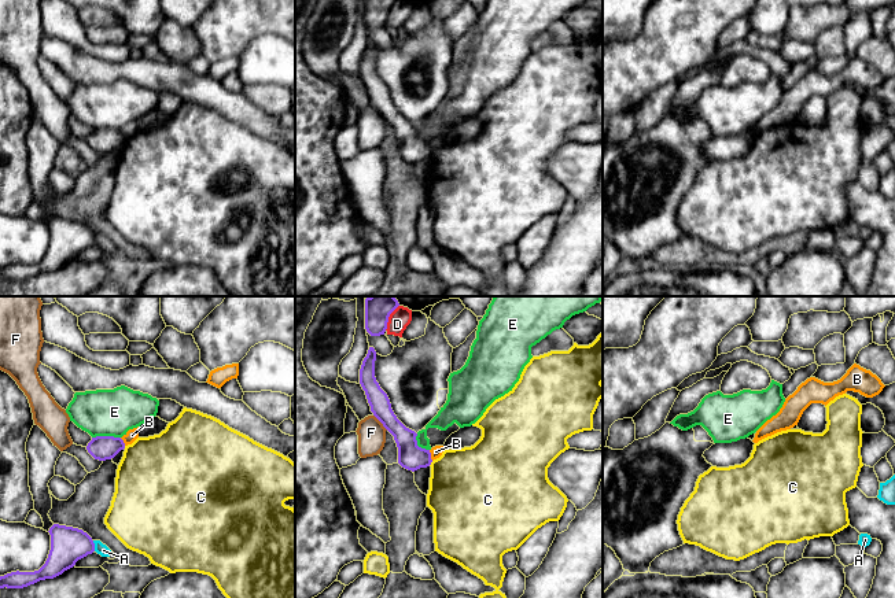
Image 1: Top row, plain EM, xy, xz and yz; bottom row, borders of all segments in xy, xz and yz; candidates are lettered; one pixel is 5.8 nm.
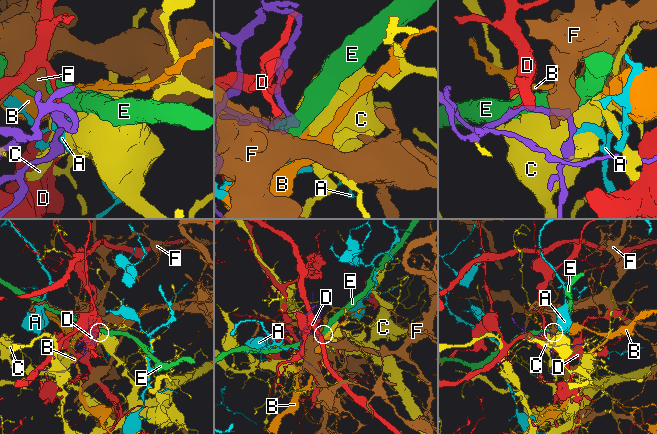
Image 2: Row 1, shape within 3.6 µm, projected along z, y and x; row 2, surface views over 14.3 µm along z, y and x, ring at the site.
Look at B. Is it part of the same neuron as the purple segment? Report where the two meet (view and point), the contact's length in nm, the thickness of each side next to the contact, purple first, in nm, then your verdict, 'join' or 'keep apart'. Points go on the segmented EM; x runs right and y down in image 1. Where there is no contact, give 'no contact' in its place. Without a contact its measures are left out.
xz (430, 456) | 70 nm | 150/70 nm | keep apart

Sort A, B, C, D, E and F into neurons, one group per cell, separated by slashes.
A / B / C / D / E / F

